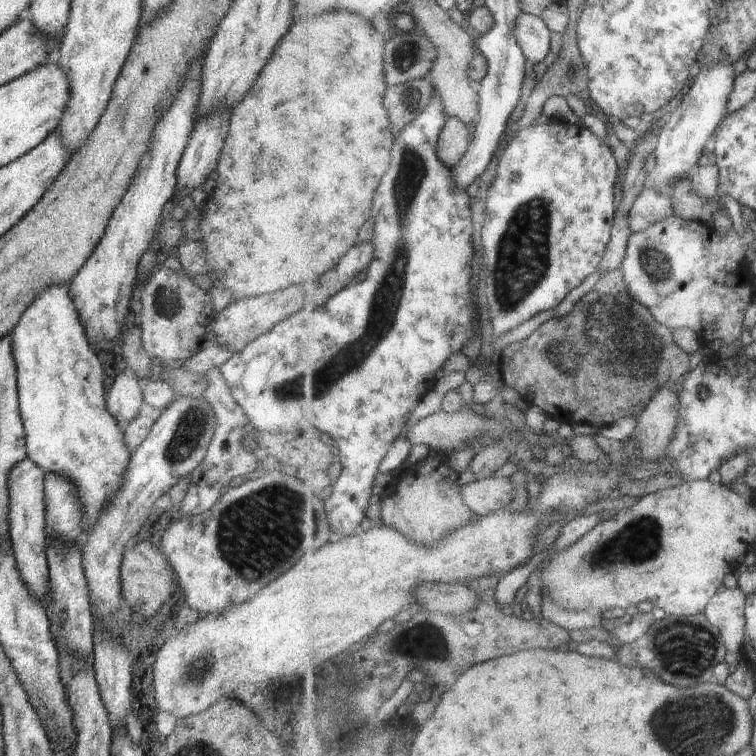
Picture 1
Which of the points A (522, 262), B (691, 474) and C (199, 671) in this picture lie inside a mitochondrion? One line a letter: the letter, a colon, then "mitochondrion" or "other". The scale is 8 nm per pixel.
A: mitochondrion
B: other
C: mitochondrion

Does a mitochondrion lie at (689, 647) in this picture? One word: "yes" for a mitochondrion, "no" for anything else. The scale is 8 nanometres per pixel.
yes

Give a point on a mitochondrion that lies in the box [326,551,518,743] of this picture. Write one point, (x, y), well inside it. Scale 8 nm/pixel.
(420, 640)

